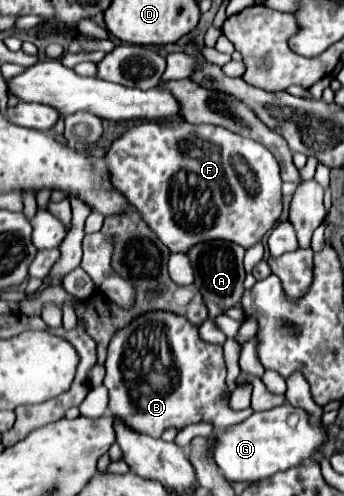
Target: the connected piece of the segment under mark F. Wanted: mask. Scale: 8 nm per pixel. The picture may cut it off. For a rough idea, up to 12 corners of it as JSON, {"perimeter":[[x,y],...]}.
{"perimeter":[[140,122],[104,154],[170,252],[244,248],[280,166],[212,124]]}

